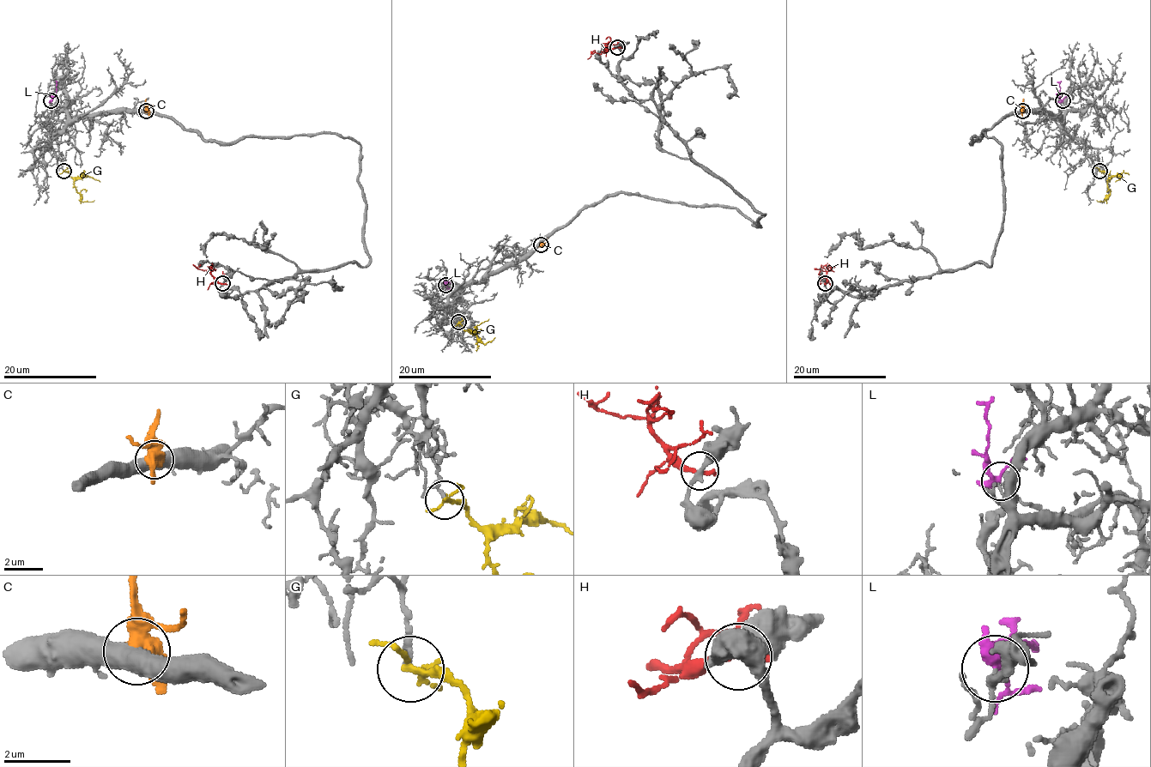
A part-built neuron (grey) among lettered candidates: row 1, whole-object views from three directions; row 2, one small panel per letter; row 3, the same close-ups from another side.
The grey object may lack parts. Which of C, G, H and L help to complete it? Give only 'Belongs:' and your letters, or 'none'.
Belongs: L

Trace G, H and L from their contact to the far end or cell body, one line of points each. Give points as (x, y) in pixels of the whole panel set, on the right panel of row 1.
G: (1099, 172), (1108, 175), (1110, 193), (1103, 202), (1096, 200)
H: (825, 284), (826, 273), (837, 264)
L: (1063, 100), (1059, 93), (1062, 81)

